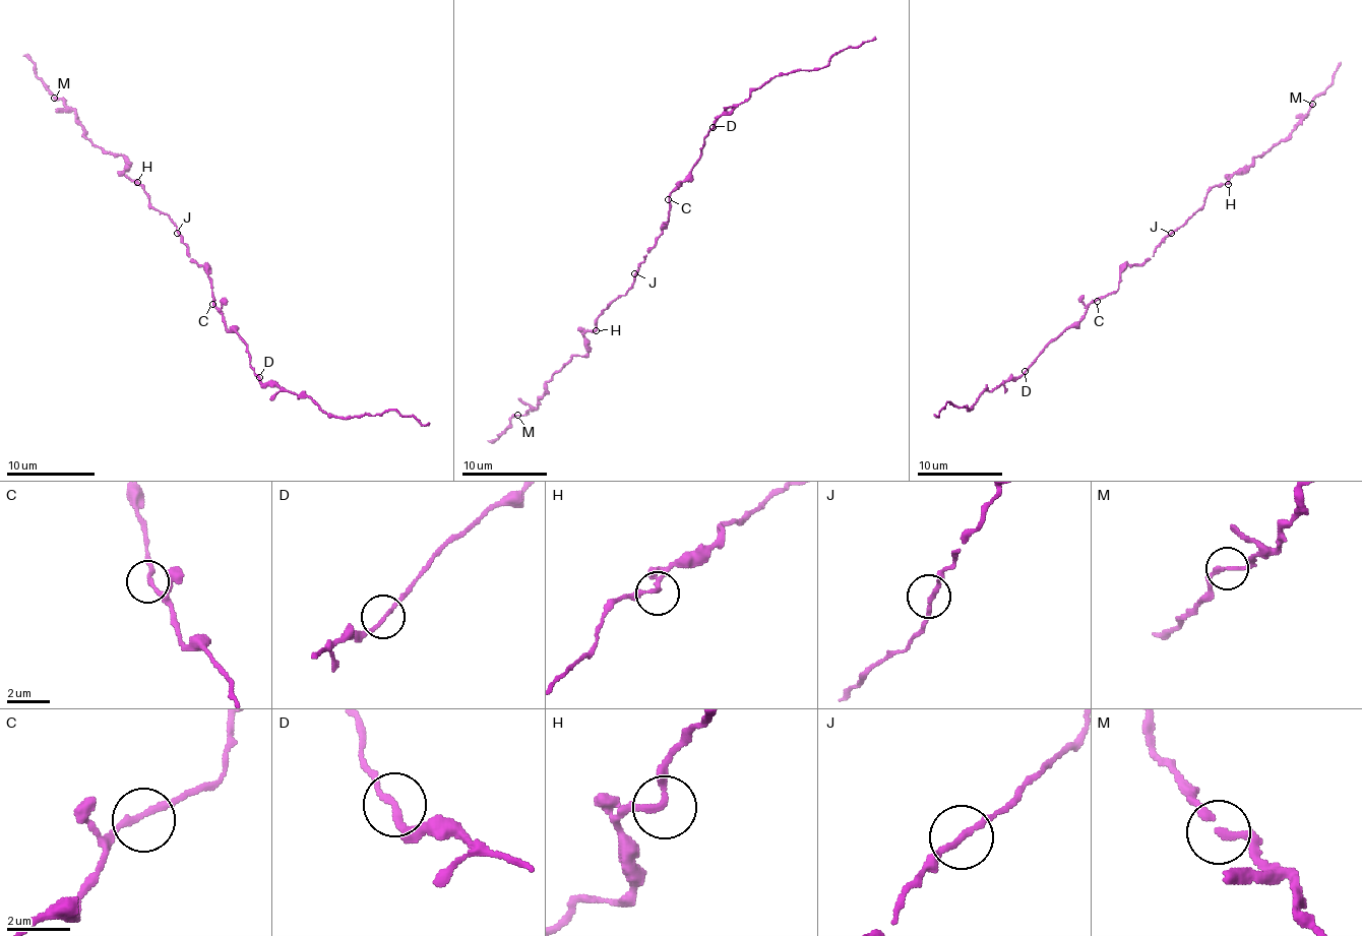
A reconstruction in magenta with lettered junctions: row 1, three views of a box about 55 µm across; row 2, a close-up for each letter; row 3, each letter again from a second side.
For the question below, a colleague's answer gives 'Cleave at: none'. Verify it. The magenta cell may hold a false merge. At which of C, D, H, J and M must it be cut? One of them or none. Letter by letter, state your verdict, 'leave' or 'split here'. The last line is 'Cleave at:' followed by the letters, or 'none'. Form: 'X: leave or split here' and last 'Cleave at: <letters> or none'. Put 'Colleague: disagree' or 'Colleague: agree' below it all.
C: leave
D: leave
H: leave
J: leave
M: leave
Cleave at: none
Colleague: agree

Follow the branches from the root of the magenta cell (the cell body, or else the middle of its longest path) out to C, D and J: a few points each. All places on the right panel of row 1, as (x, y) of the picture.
C: (1124, 269), (1120, 273), (1118, 289), (1097, 301)
D: (1124, 269), (1120, 273), (1118, 289), (1095, 299), (1079, 324), (1064, 328), (1025, 371)
J: (1124, 269), (1128, 265), (1143, 265), (1171, 233)

